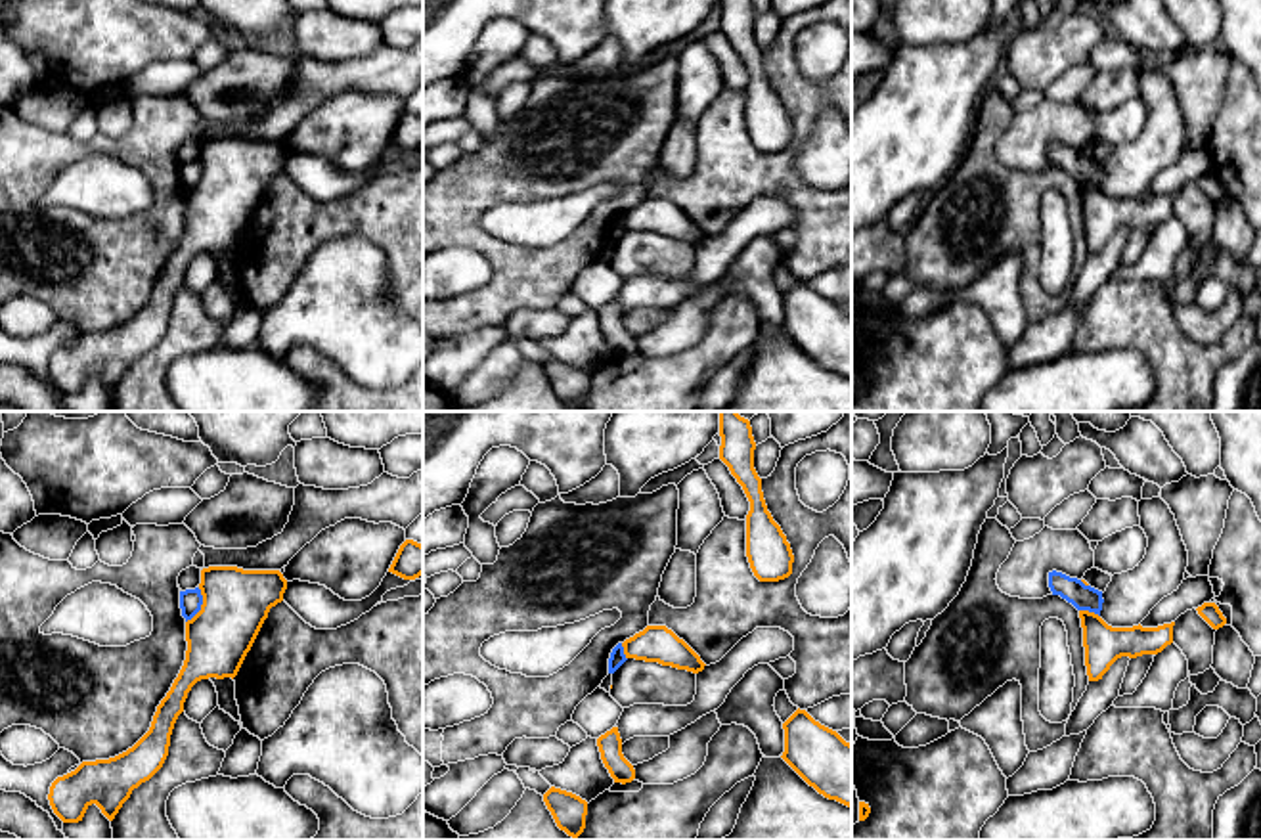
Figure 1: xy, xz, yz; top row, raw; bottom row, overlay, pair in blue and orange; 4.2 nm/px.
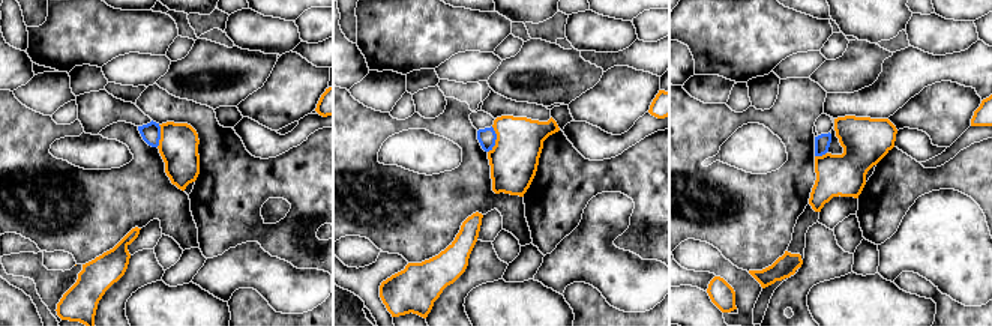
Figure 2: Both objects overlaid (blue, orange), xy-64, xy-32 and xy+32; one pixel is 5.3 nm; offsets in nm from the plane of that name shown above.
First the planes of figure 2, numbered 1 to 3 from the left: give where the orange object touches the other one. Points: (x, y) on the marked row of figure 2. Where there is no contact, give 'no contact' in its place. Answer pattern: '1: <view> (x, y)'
1: xy-64 (159, 135)
2: xy-32 (496, 138)
3: xy+32 (820, 155)

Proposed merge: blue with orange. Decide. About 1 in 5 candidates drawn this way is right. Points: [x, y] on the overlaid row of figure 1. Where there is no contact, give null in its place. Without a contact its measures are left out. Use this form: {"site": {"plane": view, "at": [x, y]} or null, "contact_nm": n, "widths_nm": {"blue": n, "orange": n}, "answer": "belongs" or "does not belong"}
{"site": {"plane": "xy", "at": [201, 603]}, "contact_nm": 160, "widths_nm": {"blue": 100, "orange": 280}, "answer": "does not belong"}

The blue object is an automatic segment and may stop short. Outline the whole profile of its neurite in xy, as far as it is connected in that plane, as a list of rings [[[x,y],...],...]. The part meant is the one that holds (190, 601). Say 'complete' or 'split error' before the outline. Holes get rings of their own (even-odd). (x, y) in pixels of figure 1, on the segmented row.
complete; [[[199,587],[180,591],[180,608],[186,622],[191,620],[201,610],[201,605],[203,595]]]

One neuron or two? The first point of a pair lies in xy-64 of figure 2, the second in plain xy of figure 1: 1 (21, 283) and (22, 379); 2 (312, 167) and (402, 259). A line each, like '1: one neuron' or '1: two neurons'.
1: two neurons
2: one neuron

